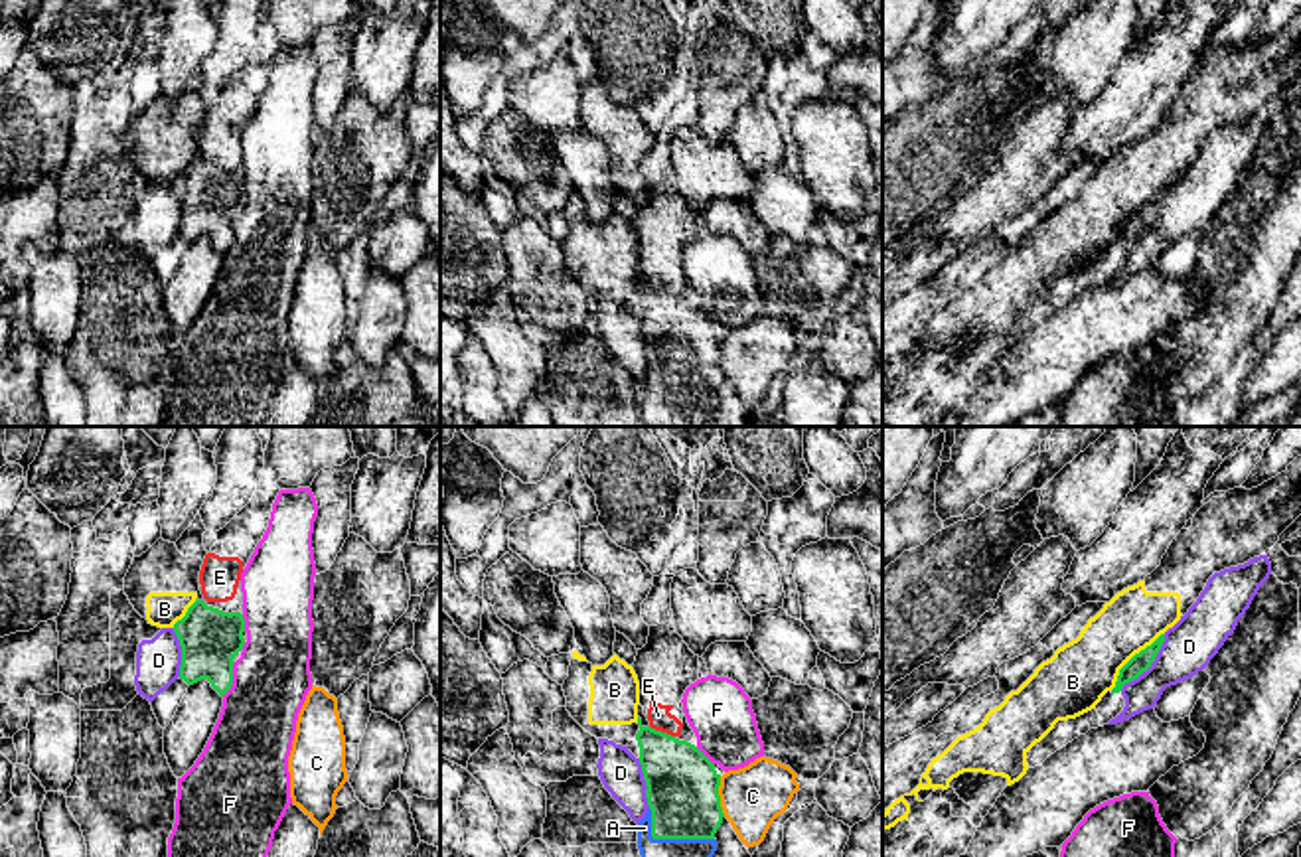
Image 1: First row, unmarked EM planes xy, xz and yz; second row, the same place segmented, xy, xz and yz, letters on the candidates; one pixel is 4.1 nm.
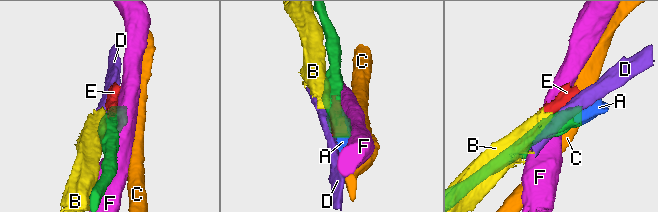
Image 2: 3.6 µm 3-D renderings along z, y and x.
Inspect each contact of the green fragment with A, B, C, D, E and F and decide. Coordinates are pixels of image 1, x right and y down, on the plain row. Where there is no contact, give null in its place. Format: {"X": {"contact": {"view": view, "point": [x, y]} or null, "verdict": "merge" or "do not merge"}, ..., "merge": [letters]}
{"A": {"contact": {"view": "xz", "point": [670, 395]}, "verdict": "merge"}, "B": {"contact": {"view": "yz", "point": [1132, 216]}, "verdict": "do not merge"}, "C": {"contact": {"view": "xz", "point": [719, 354]}, "verdict": "do not merge"}, "D": {"contact": {"view": "yz", "point": [1149, 224]}, "verdict": "do not merge"}, "E": {"contact": {"view": "xz", "point": [660, 289]}, "verdict": "do not merge"}, "F": {"contact": {"view": "xy", "point": [231, 237]}, "verdict": "do not merge"}, "merge": ["A"]}

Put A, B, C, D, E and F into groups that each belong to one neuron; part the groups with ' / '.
A / B / C / D / E / F

